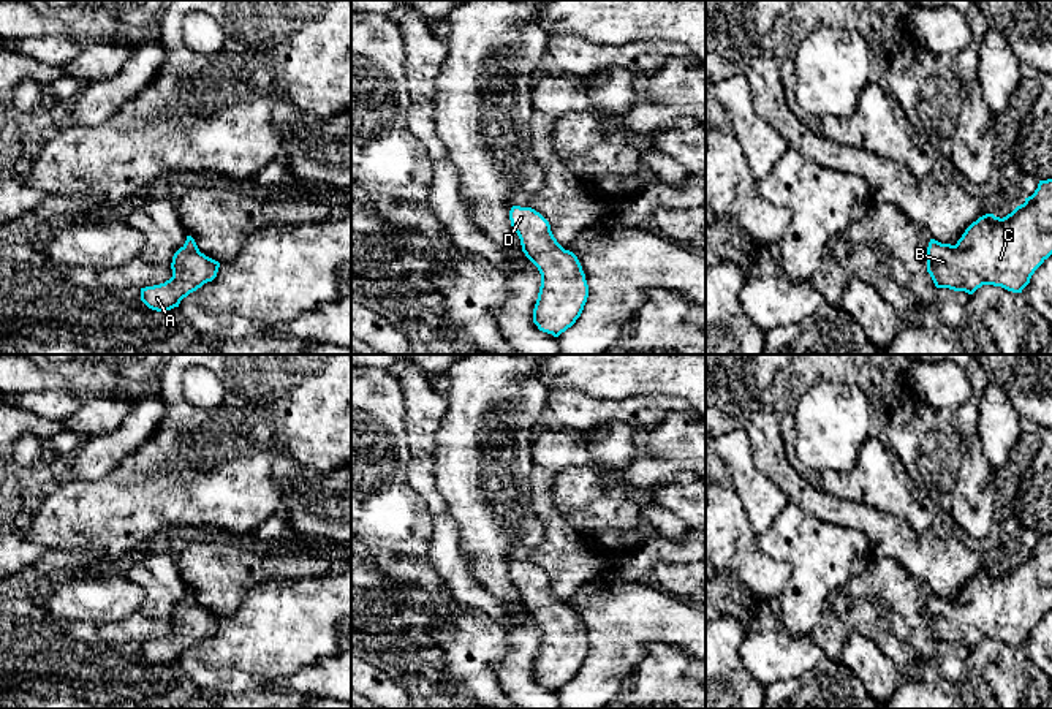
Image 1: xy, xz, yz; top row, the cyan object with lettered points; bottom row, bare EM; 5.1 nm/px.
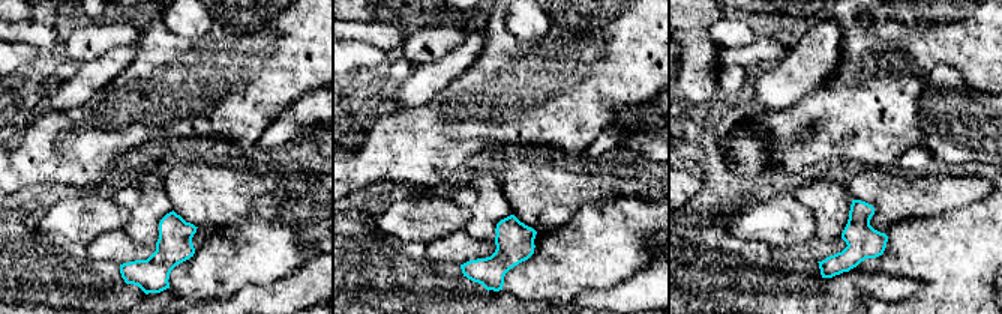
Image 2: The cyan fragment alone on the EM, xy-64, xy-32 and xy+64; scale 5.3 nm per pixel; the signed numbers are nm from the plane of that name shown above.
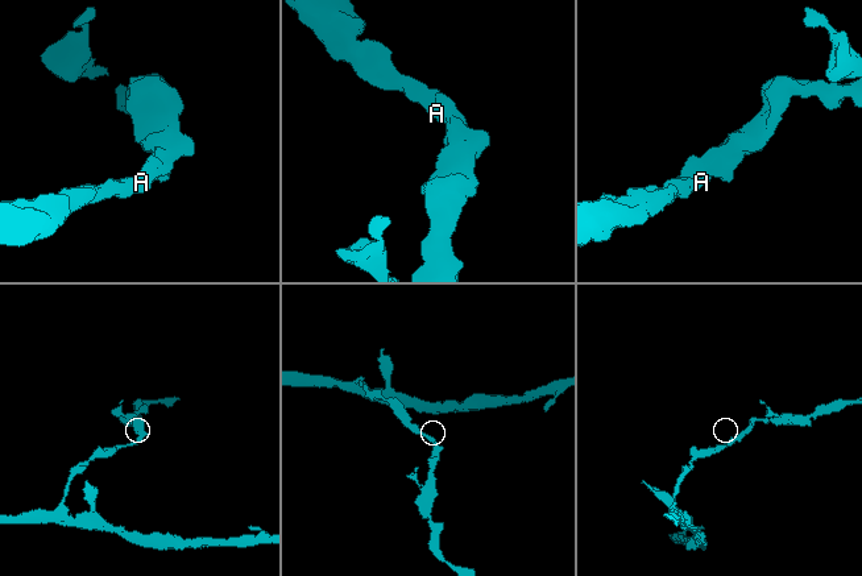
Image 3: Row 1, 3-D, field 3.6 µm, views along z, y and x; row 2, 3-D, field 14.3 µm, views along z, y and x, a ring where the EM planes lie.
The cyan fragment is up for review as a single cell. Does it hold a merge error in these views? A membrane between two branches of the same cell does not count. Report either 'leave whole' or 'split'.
leave whole

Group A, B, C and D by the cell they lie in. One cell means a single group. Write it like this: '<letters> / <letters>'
A B C D

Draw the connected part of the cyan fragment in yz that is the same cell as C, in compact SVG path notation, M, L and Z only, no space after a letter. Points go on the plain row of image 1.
M1052 533L1039 535L1025 557L1000 573L986 568L973 576L956 600L930 593L927 627L937 643L973 649L982 639L1022 647L1035 625L1052 609Z

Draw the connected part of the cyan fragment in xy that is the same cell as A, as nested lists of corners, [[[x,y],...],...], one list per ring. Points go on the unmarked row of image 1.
[[[195,593],[174,608],[172,631],[165,638],[141,643],[141,655],[152,665],[163,666],[179,662],[180,655],[217,631],[220,617],[199,606]]]

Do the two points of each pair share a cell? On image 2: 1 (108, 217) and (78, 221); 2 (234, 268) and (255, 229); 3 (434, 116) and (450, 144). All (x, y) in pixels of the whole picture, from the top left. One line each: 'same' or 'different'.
1: same
2: same
3: same

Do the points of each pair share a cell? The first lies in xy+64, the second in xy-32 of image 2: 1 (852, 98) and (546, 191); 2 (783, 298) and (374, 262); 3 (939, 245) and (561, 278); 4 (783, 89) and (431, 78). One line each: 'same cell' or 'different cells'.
1: different cells
2: same cell
3: same cell
4: same cell

